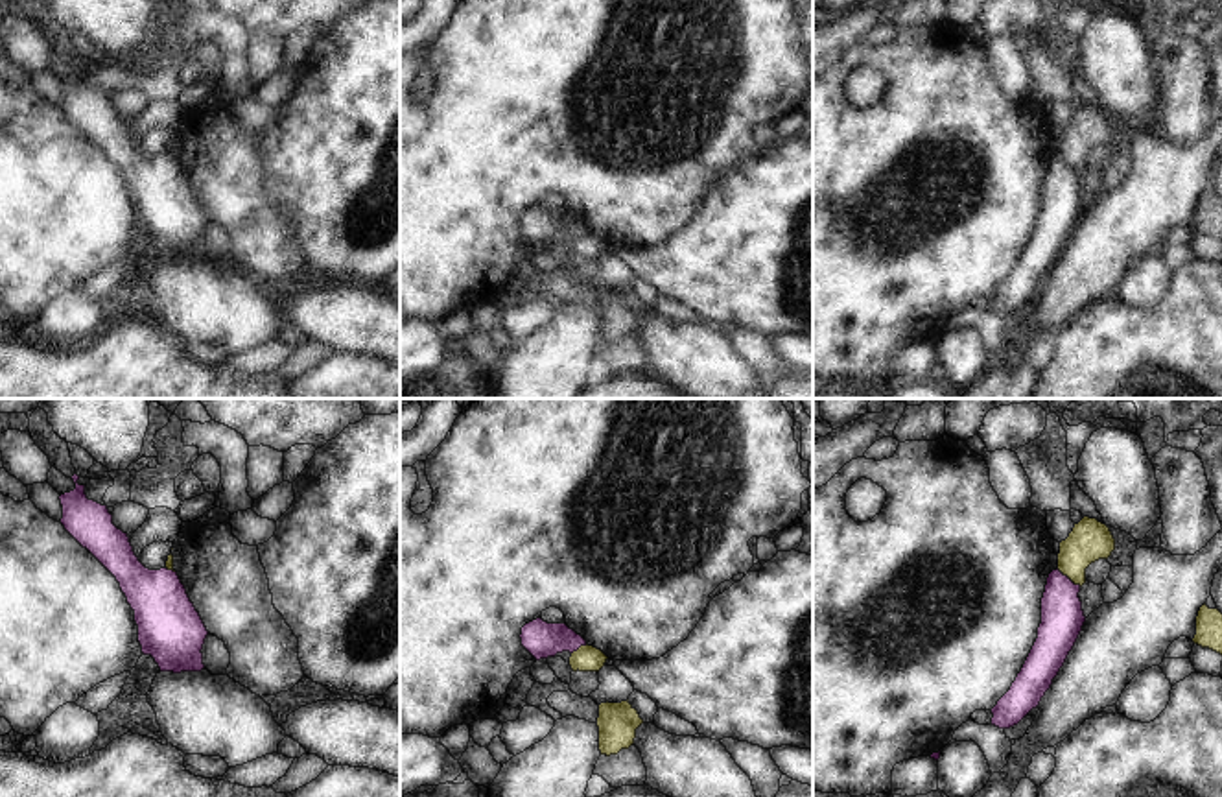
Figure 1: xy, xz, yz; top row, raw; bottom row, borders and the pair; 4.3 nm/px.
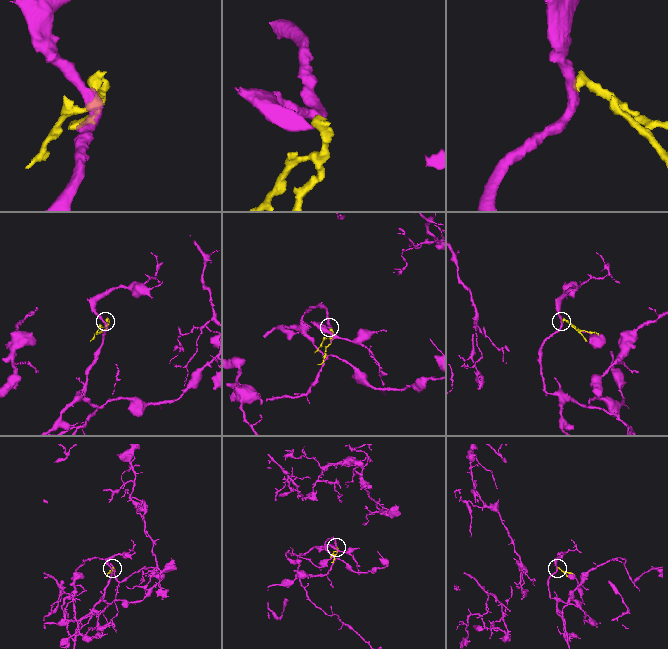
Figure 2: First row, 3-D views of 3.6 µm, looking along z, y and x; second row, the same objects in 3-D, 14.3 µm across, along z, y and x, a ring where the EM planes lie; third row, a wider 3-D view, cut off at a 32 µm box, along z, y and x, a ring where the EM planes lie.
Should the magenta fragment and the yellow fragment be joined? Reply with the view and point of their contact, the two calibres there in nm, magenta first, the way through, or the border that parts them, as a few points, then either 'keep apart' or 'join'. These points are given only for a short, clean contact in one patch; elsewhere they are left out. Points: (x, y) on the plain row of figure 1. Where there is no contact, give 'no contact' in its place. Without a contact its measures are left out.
meets magenta in yz at (1068, 165); 190 nm thick on the magenta side, 180 nm on the other; border along yz (1057, 155), (1080, 172); keep apart

